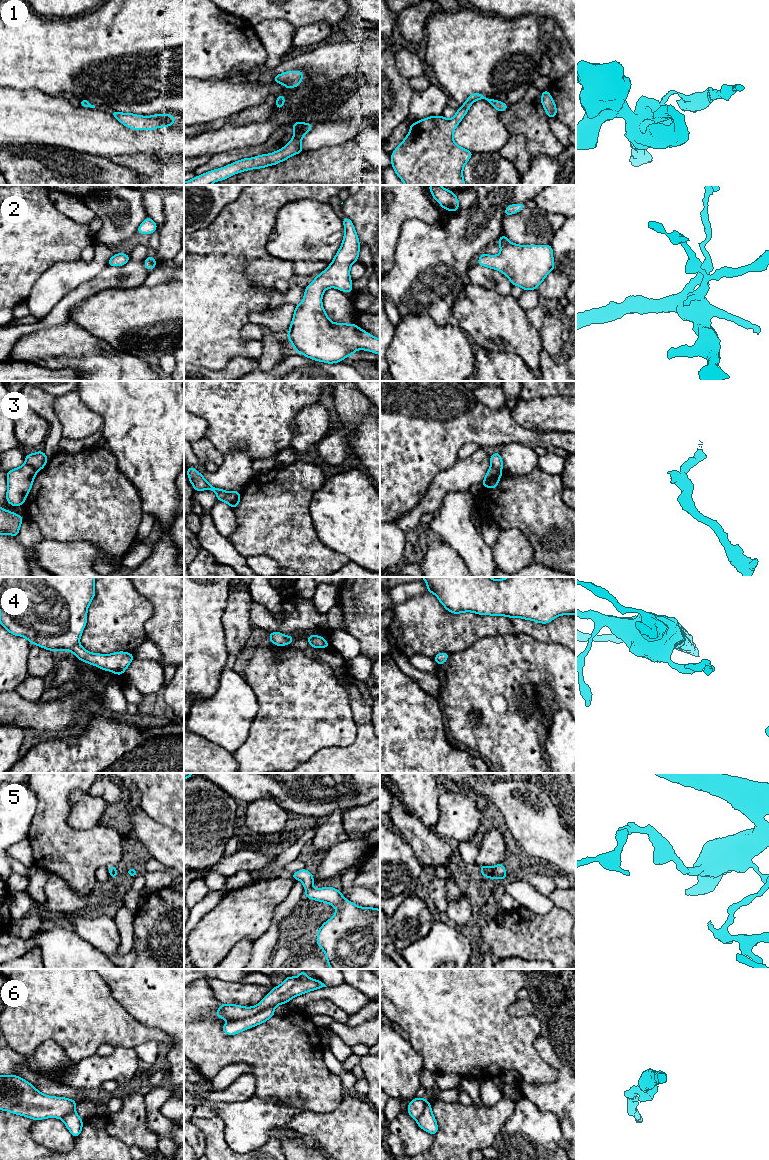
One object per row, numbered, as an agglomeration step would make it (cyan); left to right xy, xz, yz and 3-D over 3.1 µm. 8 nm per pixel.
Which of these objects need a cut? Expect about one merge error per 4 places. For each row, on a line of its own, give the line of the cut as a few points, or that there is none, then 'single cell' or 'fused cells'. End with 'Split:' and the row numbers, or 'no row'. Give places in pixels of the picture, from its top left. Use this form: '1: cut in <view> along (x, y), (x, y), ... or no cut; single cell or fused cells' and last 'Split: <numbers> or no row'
1: no cut; single cell
2: no cut; single cell
3: cut in xy along (25, 462), (36, 471); fused cells
4: no cut; single cell
5: no cut; single cell
6: cut in xz along (274, 1006), (269, 1006), (254, 1014), (232, 1021); fused cells
Split: 3, 6

